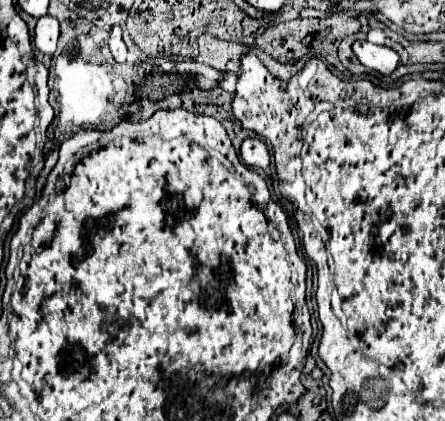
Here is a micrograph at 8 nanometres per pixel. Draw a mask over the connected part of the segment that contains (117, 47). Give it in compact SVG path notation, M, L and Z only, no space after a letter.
M113 26L111 28L111 38L109 38L109 50L113 54L113 58L117 62L125 62L127 60L127 46L121 38L121 28L119 26Z

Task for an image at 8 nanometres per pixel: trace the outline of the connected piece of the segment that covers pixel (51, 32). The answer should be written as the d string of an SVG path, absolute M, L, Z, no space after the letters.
M41 16L37 20L35 26L35 46L43 52L43 54L53 54L57 48L57 40L59 40L59 22L53 16Z

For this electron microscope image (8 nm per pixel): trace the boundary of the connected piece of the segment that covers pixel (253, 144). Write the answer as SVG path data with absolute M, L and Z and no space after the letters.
M245 138L241 144L241 156L247 166L253 166L253 168L267 168L269 166L267 146L259 138Z

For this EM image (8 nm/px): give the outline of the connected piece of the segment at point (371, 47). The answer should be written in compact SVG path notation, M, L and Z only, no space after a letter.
M355 40L351 48L363 66L367 66L379 74L391 74L399 64L397 52L387 46L377 46L367 40Z

